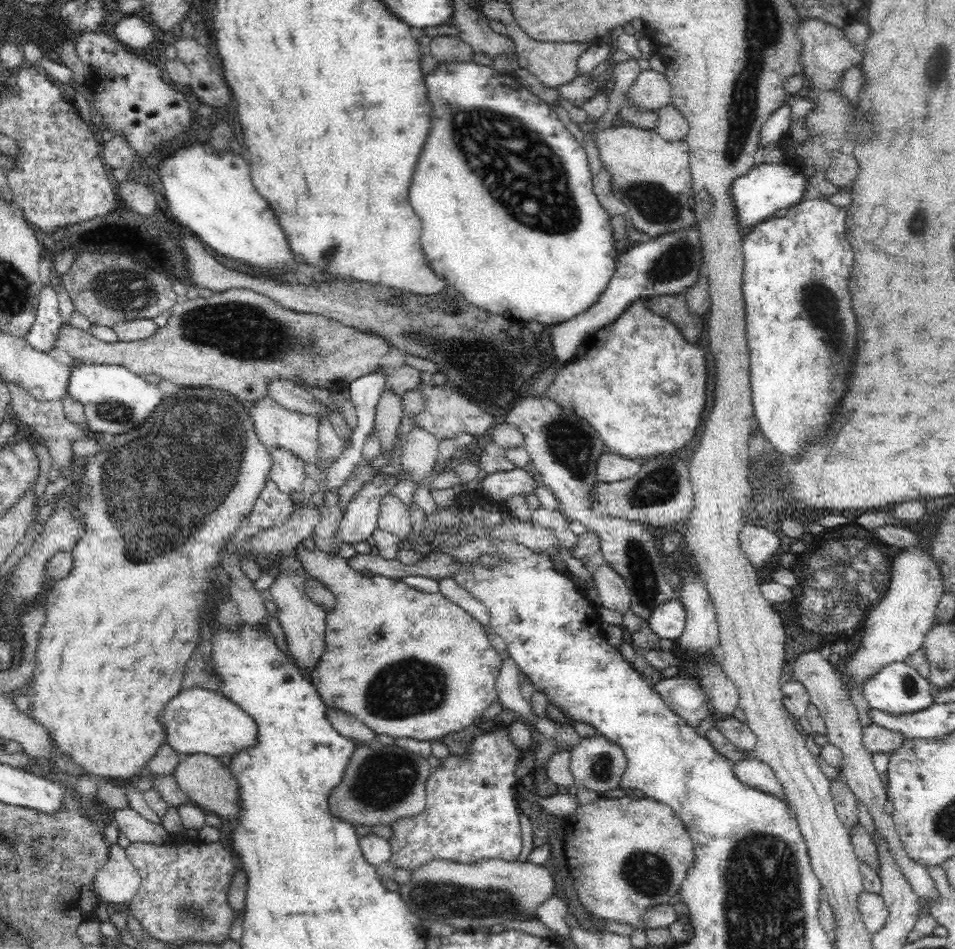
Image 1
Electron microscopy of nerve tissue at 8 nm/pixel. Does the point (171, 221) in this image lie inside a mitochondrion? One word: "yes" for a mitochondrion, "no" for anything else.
no

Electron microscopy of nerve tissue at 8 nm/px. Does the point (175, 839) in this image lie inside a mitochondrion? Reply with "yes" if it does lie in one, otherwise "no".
no

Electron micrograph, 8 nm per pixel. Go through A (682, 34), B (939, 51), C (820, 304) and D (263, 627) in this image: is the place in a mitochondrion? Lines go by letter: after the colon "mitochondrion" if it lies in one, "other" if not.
A: other
B: mitochondrion
C: mitochondrion
D: other

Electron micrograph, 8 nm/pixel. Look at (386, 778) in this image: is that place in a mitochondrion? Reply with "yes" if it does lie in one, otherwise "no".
yes

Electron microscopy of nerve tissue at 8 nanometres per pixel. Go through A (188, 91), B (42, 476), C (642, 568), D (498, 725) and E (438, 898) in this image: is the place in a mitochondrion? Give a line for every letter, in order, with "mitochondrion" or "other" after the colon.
A: other
B: other
C: mitochondrion
D: other
E: mitochondrion

